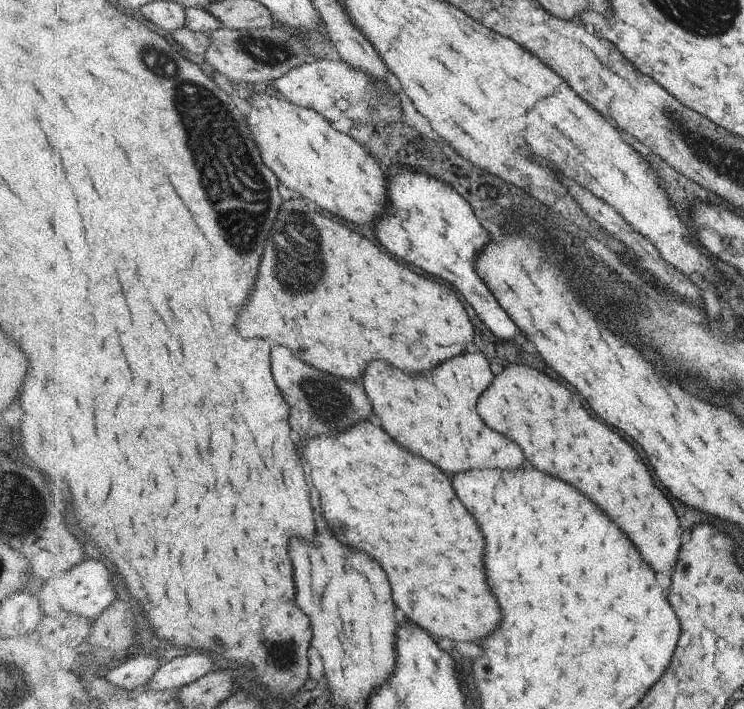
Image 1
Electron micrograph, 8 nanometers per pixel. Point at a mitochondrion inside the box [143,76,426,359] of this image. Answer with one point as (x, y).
(299, 237)

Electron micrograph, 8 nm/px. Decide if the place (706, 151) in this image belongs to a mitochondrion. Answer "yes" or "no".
yes

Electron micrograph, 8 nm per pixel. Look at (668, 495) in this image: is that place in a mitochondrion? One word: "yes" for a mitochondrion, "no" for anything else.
no

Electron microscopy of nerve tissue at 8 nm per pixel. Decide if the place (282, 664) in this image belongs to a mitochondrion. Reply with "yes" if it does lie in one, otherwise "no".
yes

